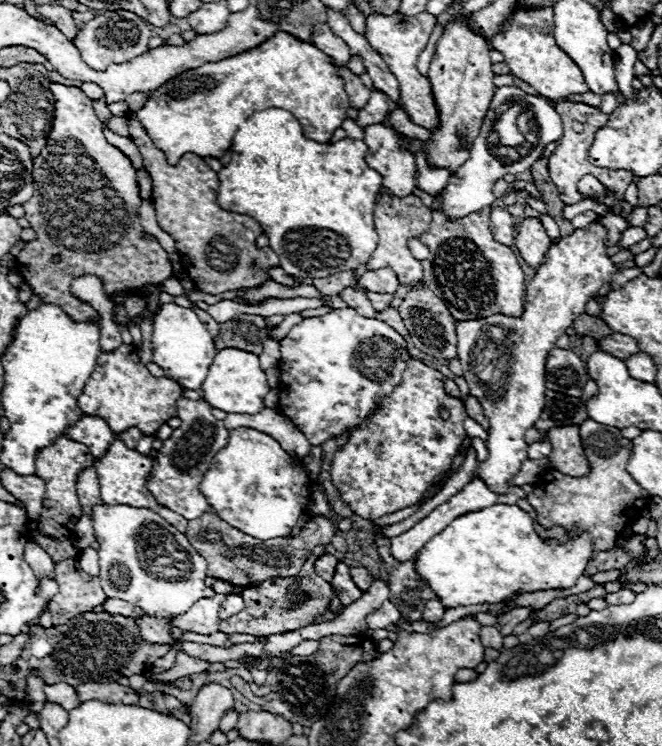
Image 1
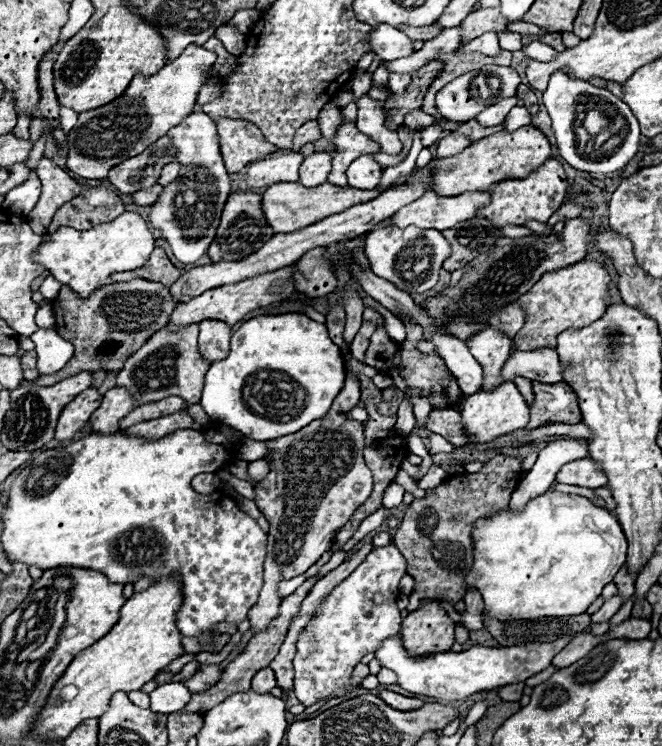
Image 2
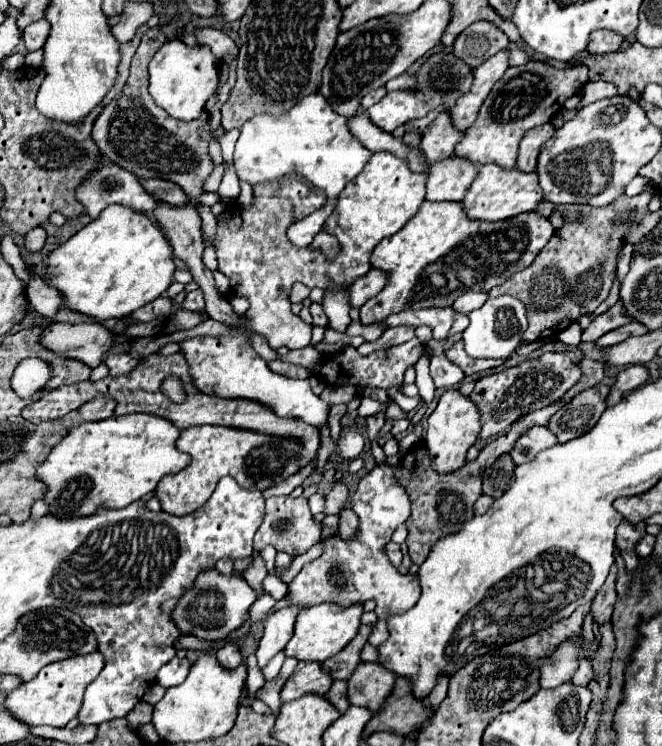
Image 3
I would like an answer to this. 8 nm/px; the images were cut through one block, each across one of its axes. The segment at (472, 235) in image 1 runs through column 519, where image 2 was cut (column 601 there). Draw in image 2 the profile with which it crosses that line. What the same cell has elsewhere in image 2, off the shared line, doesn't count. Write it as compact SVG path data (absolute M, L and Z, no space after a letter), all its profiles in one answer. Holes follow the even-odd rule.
M580 260L572 266L560 268L560 270L552 270L552 272L544 272L542 278L528 290L528 294L520 296L518 302L524 306L526 310L526 322L524 328L514 336L514 344L518 350L538 350L538 348L556 348L556 338L560 332L568 330L568 328L582 328L592 324L594 320L598 320L606 308L610 306L610 282L612 276L606 270L606 264L600 264L596 260Z

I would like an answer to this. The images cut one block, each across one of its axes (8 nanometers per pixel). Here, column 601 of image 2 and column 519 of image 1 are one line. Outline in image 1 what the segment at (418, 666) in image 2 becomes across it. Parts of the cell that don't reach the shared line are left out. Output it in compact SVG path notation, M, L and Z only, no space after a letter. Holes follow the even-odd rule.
M514 608L514 610L512 610L512 612L508 612L506 616L498 618L496 630L500 630L500 634L508 636L508 634L512 634L512 630L514 630L514 626L516 626L516 624L520 624L522 620L526 620L526 618L528 618L528 614L530 614L530 610L528 610L528 608Z

